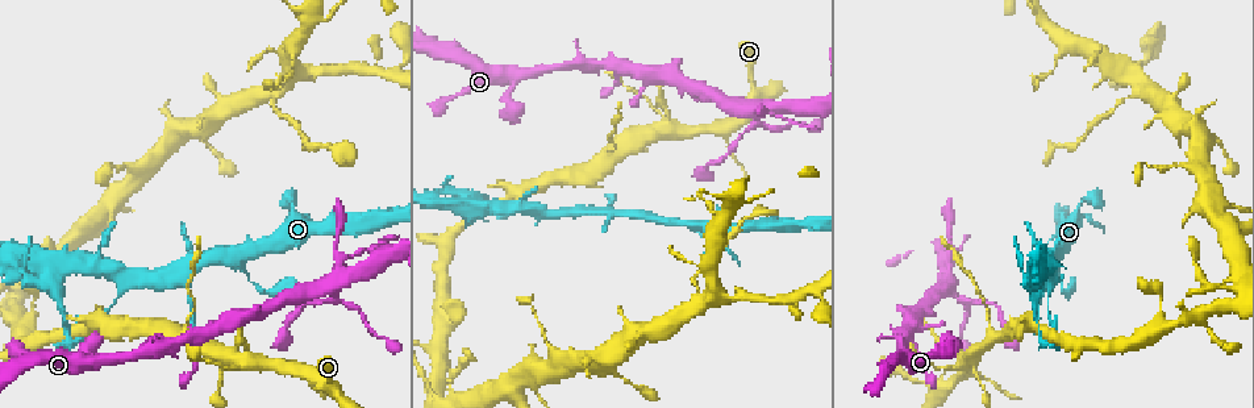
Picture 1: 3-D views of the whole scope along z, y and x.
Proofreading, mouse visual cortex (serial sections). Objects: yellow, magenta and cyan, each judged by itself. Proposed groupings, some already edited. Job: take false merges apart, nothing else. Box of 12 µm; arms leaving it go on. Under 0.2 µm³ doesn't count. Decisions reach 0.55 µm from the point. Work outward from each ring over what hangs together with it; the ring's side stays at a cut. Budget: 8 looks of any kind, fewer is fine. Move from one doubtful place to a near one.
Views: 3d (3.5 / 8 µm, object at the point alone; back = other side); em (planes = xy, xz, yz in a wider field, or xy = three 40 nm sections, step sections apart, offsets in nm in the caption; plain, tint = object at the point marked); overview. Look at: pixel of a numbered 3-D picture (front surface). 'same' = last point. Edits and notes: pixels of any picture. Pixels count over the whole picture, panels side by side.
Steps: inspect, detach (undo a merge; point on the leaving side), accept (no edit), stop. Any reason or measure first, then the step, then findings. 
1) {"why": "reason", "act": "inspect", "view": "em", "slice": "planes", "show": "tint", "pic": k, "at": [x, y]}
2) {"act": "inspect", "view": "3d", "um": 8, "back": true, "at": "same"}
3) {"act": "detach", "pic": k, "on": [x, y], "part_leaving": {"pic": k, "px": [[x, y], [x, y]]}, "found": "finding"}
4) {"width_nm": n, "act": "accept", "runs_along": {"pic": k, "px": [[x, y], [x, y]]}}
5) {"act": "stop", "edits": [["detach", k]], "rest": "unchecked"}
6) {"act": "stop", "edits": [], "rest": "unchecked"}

{"why": "a fork", "act": "inspect", "view": "3d", "um": 3.5, "pic": 1, "at": [50, 271]}

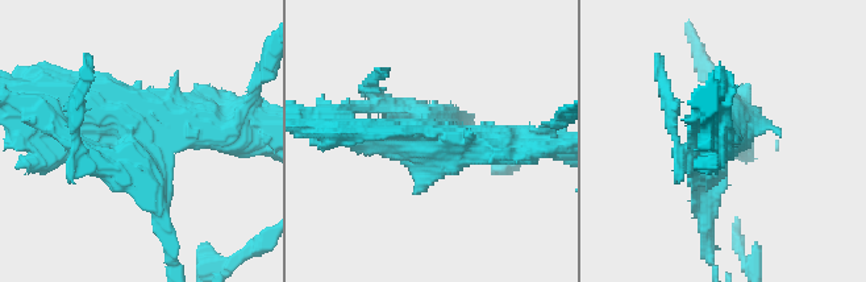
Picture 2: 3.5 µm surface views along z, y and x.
{"act": "detach", "pic": 2, "on": [123, 178], "part_leaving": {"pic": 2, "px": [[136, 144], [157, 171], [173, 261]]}, "found": "two cells meet here"}

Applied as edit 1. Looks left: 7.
{"why": "redraw", "act": "inspect", "view": "overview"}

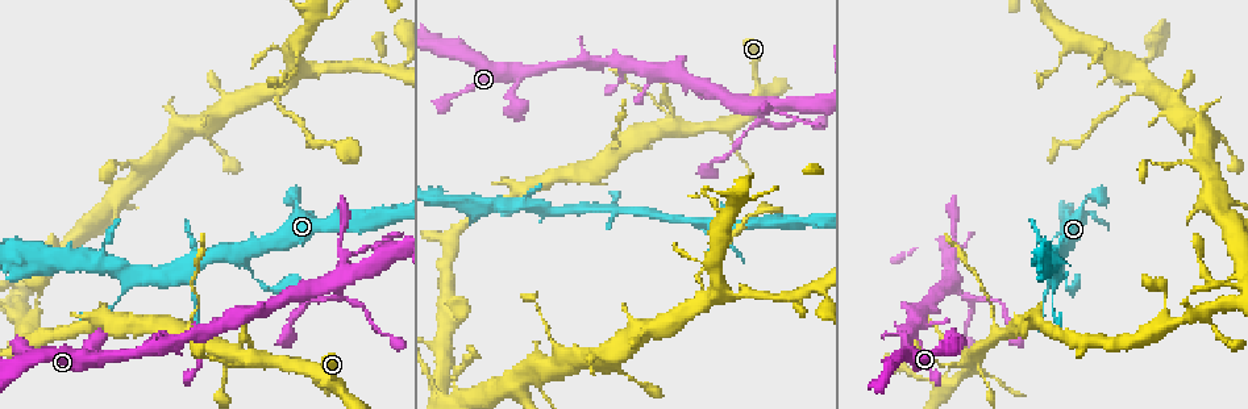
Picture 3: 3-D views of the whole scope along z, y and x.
{"why": "three arms meet", "act": "inspect", "view": "3d", "um": 3.5, "pic": 3, "at": [750, 107]}

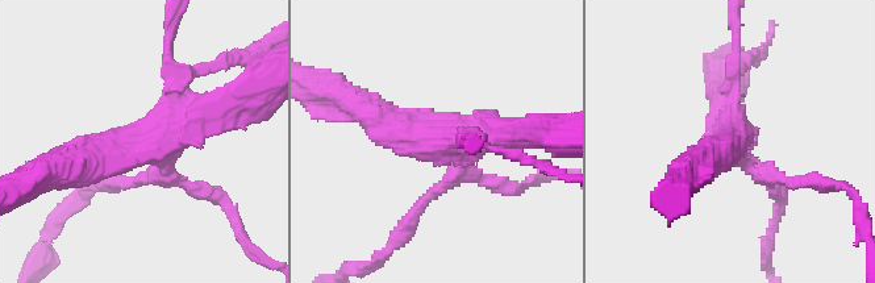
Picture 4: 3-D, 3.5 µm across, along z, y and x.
{"act": "inspect", "view": "em", "slice": "xy", "step": 5, "show": "tint", "pic": 4, "at": [440, 137]}

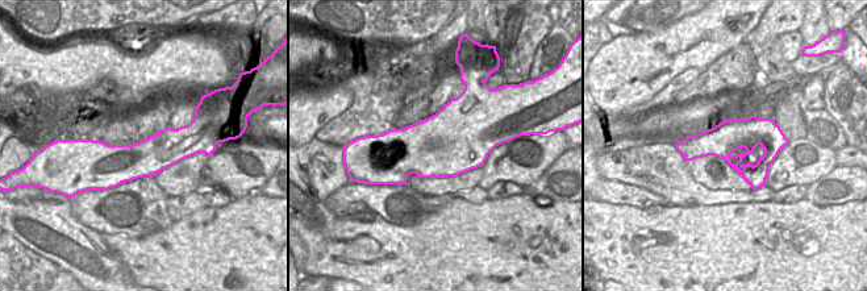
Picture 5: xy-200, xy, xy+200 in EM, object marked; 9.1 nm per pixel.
{"act": "accept", "runs_along": {"pic": 5, "px": [[194, 140], [151, 156], [88, 153]]}, "found": "continuous, no second cell"}

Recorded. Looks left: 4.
{"why": "two arms in line, one across", "act": "inspect", "view": "3d", "um": 8, "pic": 3, "at": [728, 295]}

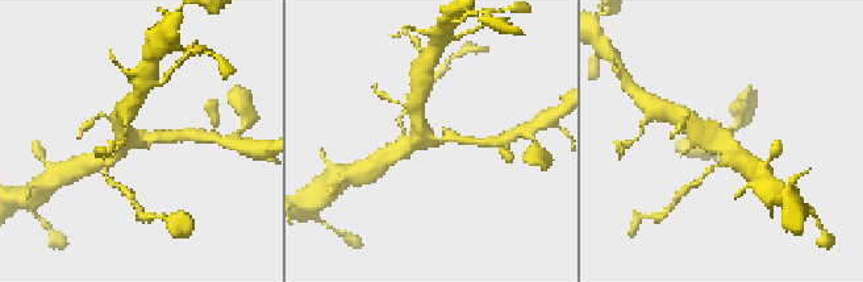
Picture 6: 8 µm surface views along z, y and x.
{"arms": 3, "arm_widths_nm": [300, 350, 450], "act": "inspect", "view": "em", "slice": "planes", "show": "tint", "pic": 6, "at": [726, 143]}

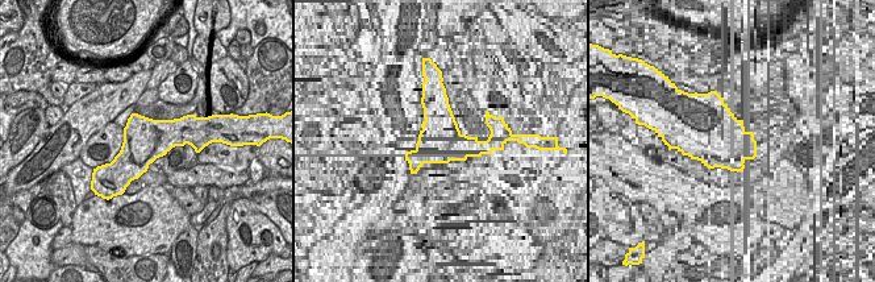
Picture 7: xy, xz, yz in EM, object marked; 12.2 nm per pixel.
{"act": "accept", "runs_along": {"pic": 6, "px": [[738, 157], [734, 145], [699, 127]]}, "found": "continuous, no second cell"}

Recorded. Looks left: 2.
{"act": "stop", "edits": [["detach", 2]], "rest": "unchecked"}

